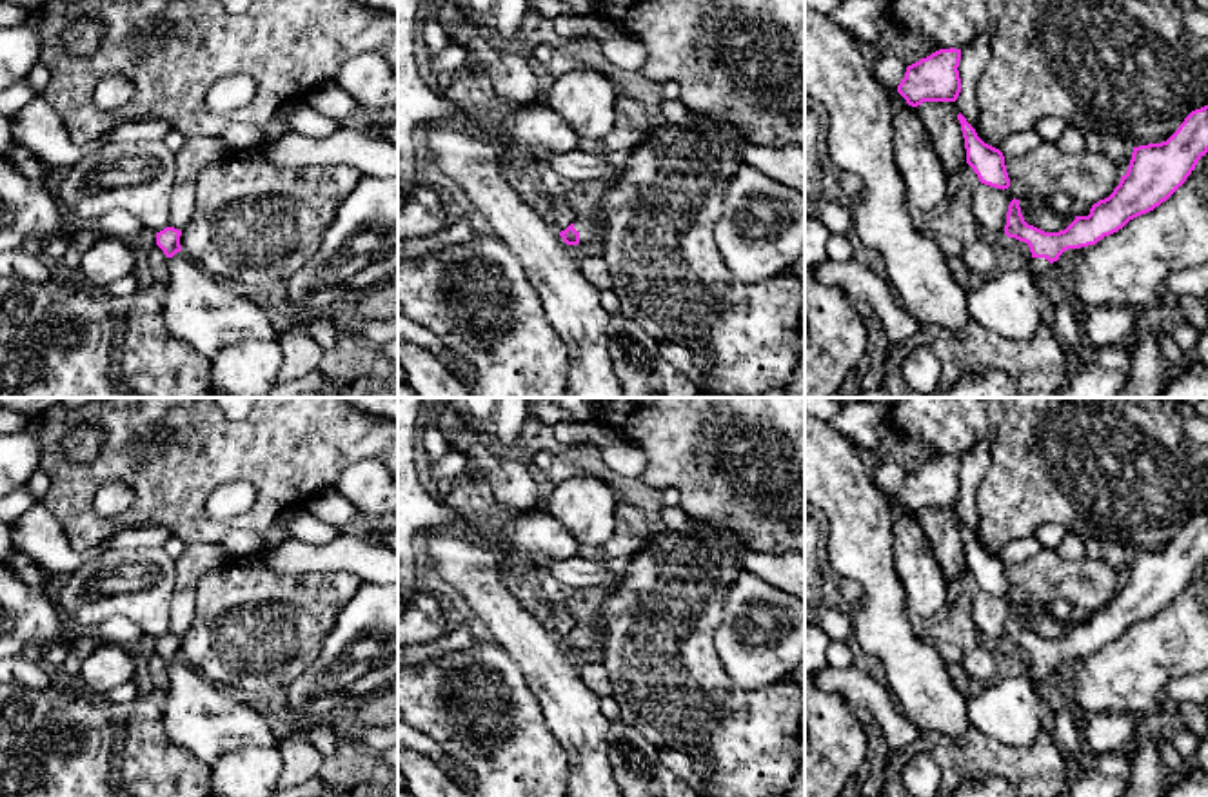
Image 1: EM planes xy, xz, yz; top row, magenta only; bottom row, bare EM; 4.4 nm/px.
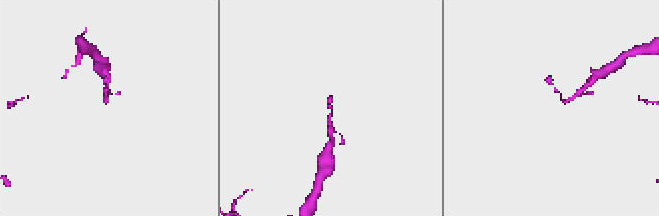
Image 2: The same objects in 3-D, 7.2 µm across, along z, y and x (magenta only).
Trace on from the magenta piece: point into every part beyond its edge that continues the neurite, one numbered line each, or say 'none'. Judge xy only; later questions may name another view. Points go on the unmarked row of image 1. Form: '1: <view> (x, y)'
1: xy (198, 716)

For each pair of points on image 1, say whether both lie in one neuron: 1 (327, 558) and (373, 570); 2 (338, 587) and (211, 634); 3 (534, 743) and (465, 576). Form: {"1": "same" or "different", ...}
{"1": "same", "2": "same", "3": "different"}

